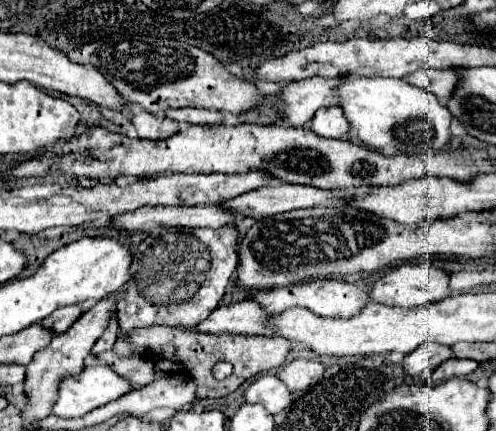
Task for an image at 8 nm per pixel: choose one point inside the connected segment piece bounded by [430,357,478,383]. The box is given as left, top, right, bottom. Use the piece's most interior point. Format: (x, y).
(454, 367)

